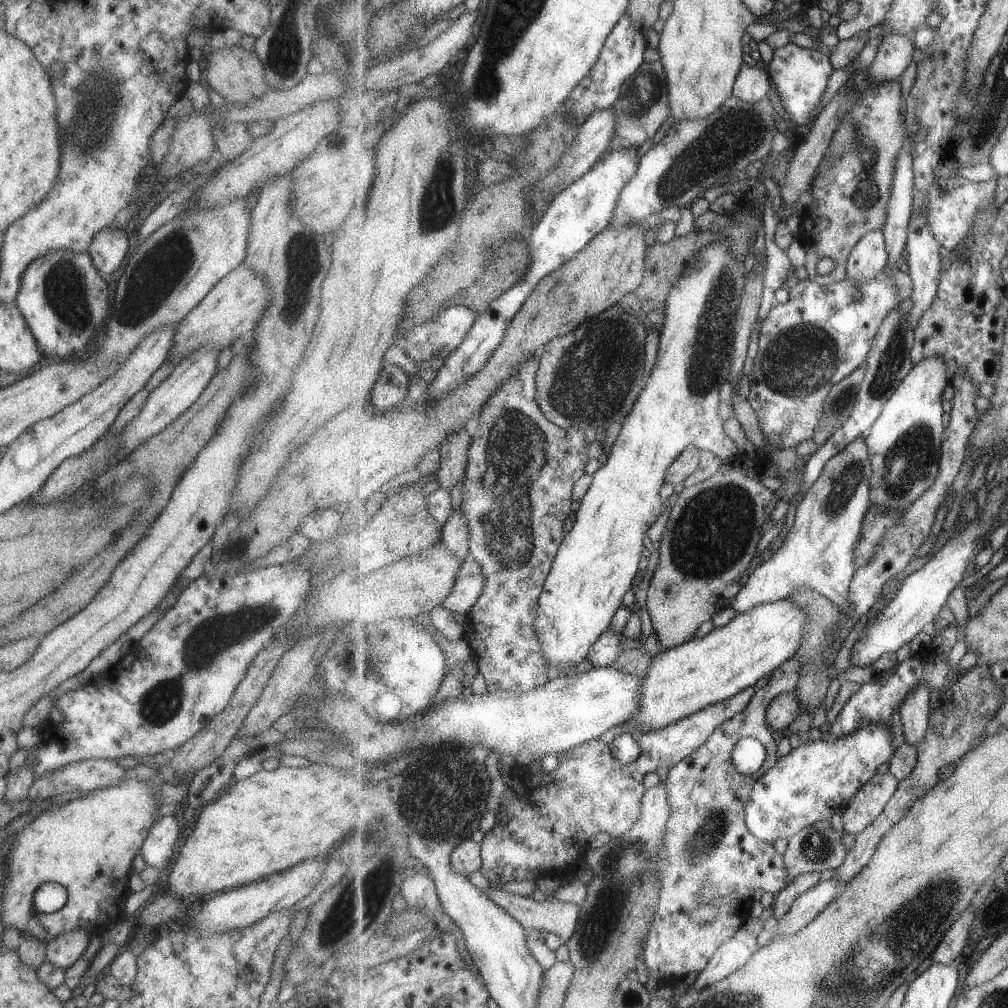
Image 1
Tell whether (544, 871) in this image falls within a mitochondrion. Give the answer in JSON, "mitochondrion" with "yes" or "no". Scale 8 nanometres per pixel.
{"mitochondrion":"no"}

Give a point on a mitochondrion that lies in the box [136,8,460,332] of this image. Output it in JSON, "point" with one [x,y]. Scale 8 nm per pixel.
{"point":[437,211]}

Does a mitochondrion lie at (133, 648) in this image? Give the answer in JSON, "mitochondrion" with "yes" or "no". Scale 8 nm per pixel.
{"mitochondrion":"no"}

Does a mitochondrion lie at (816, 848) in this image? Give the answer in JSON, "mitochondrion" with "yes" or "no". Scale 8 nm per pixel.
{"mitochondrion":"yes"}

